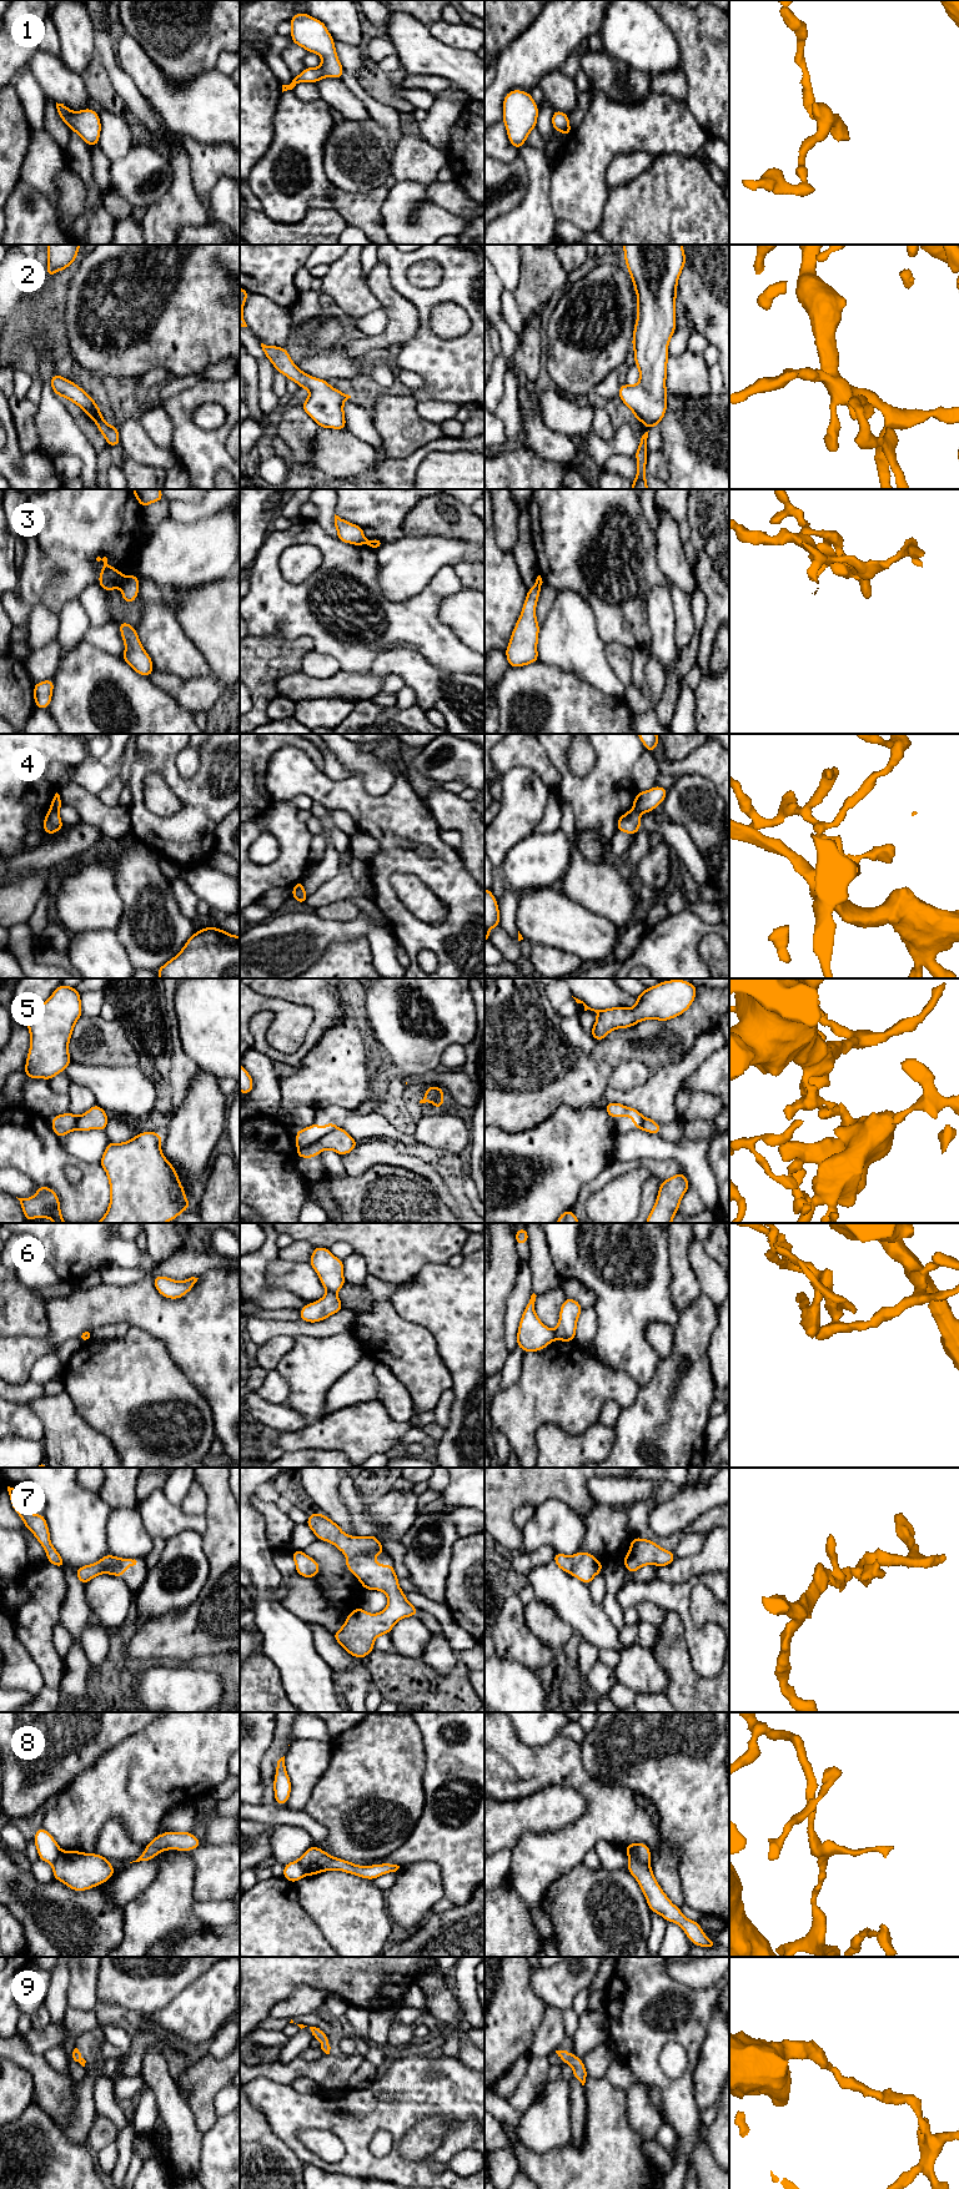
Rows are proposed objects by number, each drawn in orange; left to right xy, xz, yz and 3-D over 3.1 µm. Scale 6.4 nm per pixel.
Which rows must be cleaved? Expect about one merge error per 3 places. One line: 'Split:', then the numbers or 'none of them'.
Split: 3, 4, 5, 6, 8

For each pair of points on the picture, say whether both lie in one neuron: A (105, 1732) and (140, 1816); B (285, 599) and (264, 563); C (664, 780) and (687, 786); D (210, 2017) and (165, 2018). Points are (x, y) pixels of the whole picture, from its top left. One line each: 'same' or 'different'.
A: different
B: same
C: different
D: same

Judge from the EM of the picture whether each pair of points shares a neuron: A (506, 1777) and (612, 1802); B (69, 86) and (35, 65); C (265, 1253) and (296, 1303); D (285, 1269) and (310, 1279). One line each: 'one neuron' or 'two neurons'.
A: one neuron
B: one neuron
C: one neuron
D: one neuron

